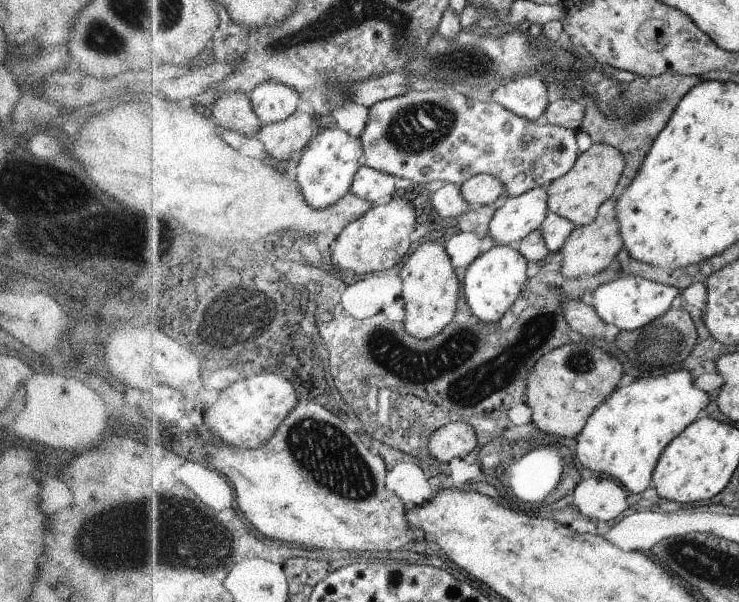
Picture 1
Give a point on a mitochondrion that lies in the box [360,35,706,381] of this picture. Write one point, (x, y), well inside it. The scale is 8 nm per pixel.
(459, 61)

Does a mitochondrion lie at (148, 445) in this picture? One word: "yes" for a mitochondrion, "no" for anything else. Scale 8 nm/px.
no

